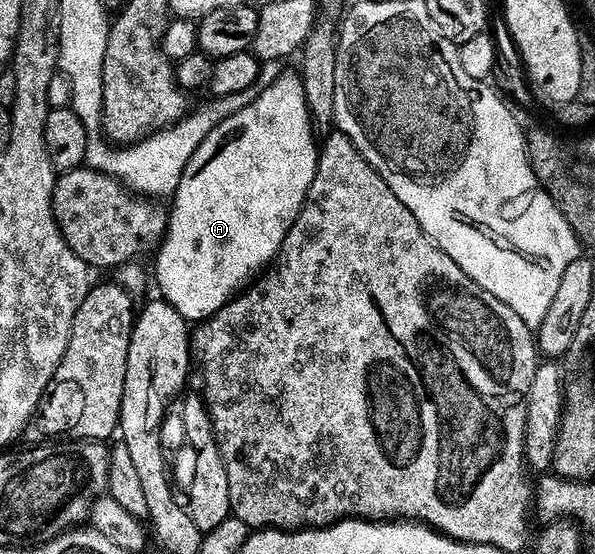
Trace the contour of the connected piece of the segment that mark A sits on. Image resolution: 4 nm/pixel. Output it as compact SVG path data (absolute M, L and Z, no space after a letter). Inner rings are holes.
M299 74L284 75L281 79L274 80L265 91L261 90L253 103L246 105L246 109L234 113L234 117L218 124L210 133L210 137L206 137L206 141L202 141L202 145L198 145L198 153L194 153L194 157L190 157L190 165L186 165L186 169L182 173L182 181L170 203L168 232L164 234L164 241L154 255L154 260L156 259L156 279L154 275L154 283L160 286L159 294L167 303L174 305L174 309L178 309L178 313L182 313L182 317L188 320L189 324L199 325L219 313L230 300L241 294L280 254L280 247L286 241L290 229L300 216L300 211L303 209L310 193L310 185L314 185L314 177L318 173L321 148L318 146L318 139L316 143L315 133L317 134L314 130L312 111L308 108L303 78Z

